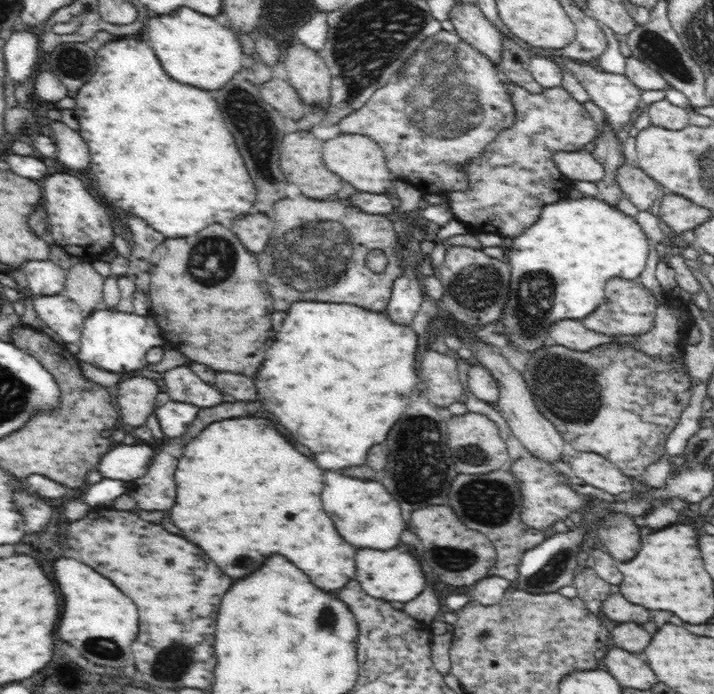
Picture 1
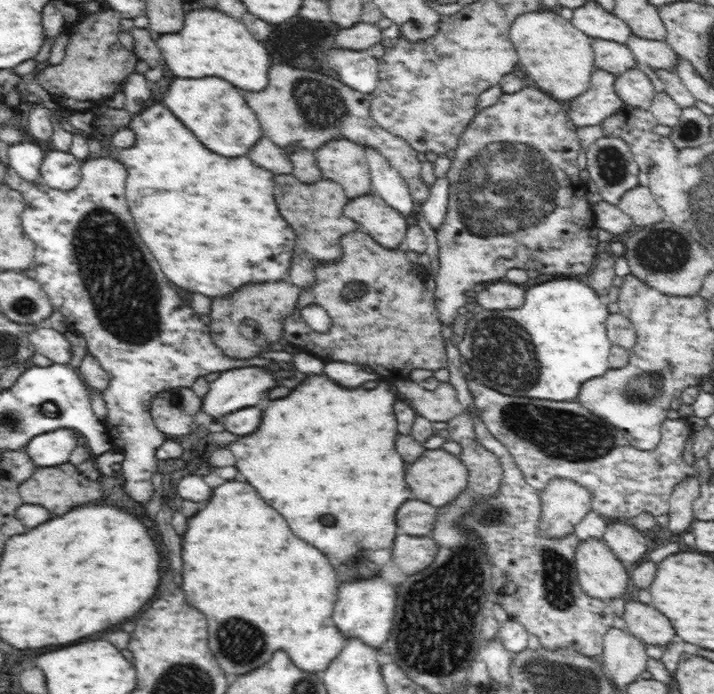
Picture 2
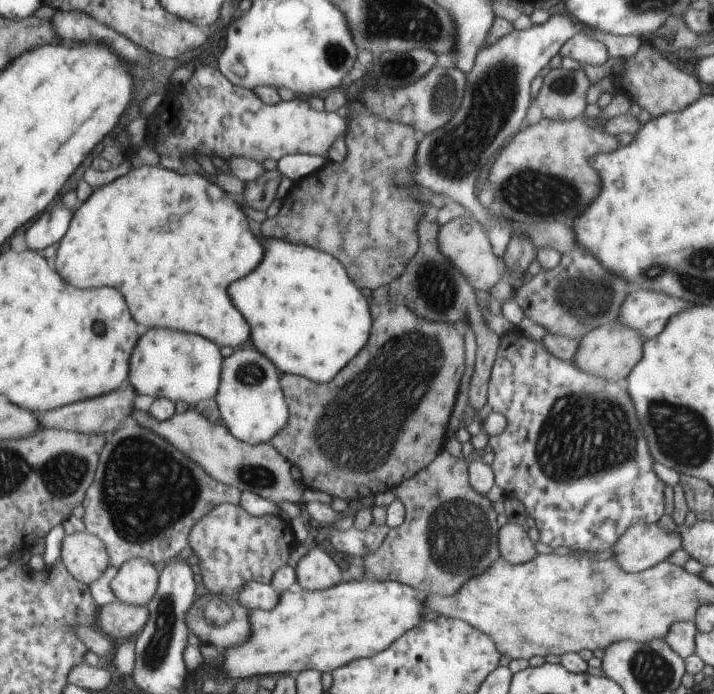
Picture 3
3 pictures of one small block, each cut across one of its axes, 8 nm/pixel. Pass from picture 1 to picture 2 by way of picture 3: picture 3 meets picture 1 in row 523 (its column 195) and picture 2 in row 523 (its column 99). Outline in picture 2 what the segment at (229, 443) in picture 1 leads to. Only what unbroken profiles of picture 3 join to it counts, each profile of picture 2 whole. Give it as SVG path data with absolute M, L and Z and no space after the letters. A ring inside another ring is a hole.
M238 477L235 480L224 482L212 490L212 498L204 504L201 512L198 512L194 518L188 520L188 530L184 534L184 546L182 546L182 560L184 560L184 592L186 592L186 602L190 606L194 606L196 610L200 610L206 620L208 620L208 646L214 654L214 658L218 660L218 666L222 668L222 672L226 676L242 676L248 674L260 666L264 666L274 652L282 650L290 656L292 664L295 664L305 674L322 674L330 666L332 660L340 654L340 650L344 648L346 640L342 638L341 633L337 630L332 615L336 604L338 594L338 584L336 584L336 572L332 572L332 566L328 564L328 560L324 560L324 556L320 556L320 551L316 552L316 548L312 548L310 544L306 544L300 538L294 538L292 530L288 528L286 520L270 506L264 504L264 500L260 500L260 496L256 496L256 492L252 492L252 486L244 482Z

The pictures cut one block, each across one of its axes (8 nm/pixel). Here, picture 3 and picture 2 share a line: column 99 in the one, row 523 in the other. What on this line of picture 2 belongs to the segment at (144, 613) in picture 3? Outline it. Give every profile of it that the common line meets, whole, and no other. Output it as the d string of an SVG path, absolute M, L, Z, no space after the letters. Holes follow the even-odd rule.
M622 523L608 524L603 540L624 565L633 565L646 556L646 538L636 527Z

